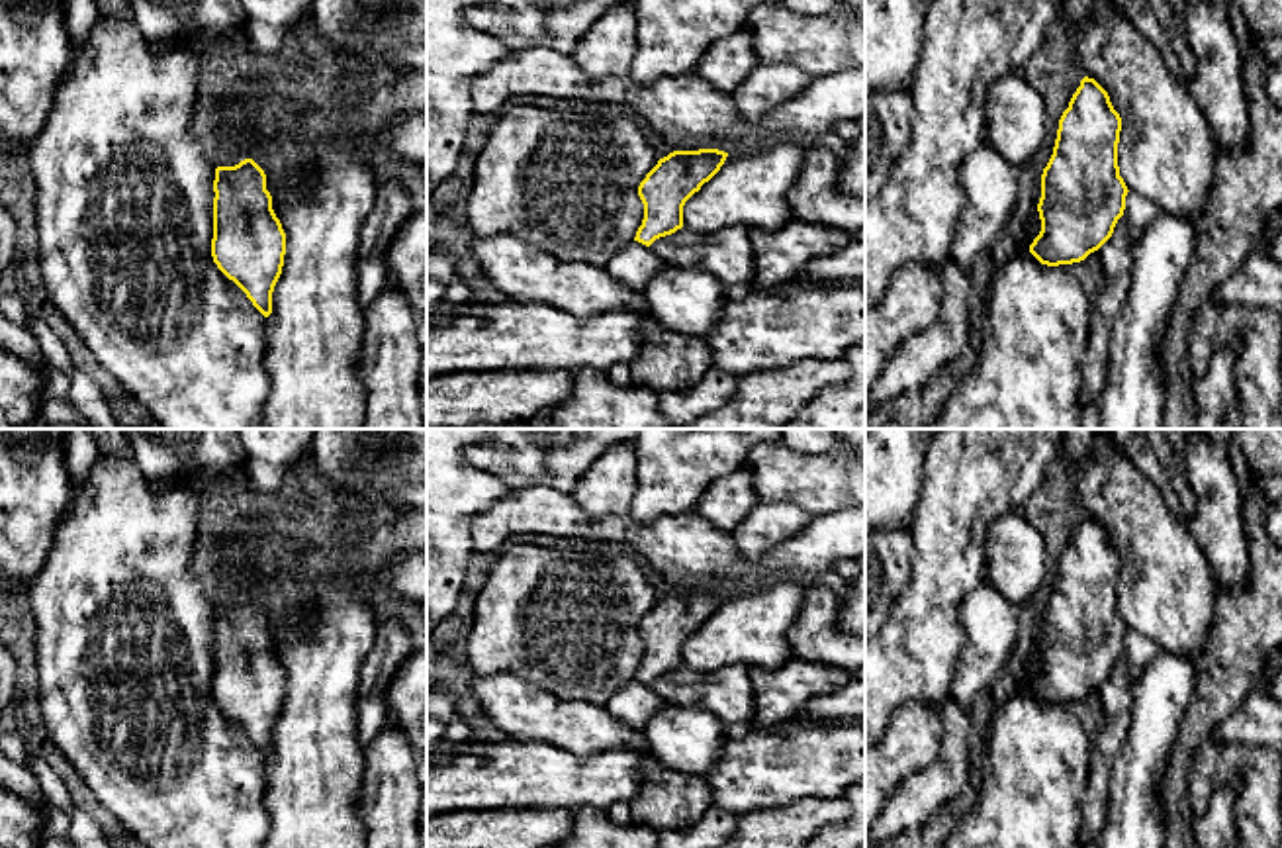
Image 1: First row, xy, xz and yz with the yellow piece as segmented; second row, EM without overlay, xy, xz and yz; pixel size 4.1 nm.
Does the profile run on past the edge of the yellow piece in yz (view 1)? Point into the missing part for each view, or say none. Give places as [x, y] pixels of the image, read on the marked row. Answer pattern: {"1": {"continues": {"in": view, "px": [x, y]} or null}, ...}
{"1": {"continues": null}}

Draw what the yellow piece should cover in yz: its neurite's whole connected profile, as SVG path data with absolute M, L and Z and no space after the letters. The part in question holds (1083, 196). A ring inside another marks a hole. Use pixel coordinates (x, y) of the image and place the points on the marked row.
M1084 76L1041 174L1041 231L1030 245L1041 264L1080 262L1112 237L1129 192L1118 166L1120 131L1108 92Z

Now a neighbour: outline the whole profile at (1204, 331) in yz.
M1212 300L1204 302L1194 313L1188 335L1190 370L1204 376L1217 351L1221 307Z

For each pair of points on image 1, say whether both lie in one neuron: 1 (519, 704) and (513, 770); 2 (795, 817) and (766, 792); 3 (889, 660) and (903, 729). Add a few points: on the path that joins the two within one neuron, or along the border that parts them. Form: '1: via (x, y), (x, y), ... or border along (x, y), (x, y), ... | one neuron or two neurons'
1: border along (507, 739), (545, 741), (560, 749) | two neurons
2: border along (826, 796), (803, 796), (740, 817) | two neurons
3: border along (942, 702), (905, 702), (891, 715), (885, 729) | two neurons

